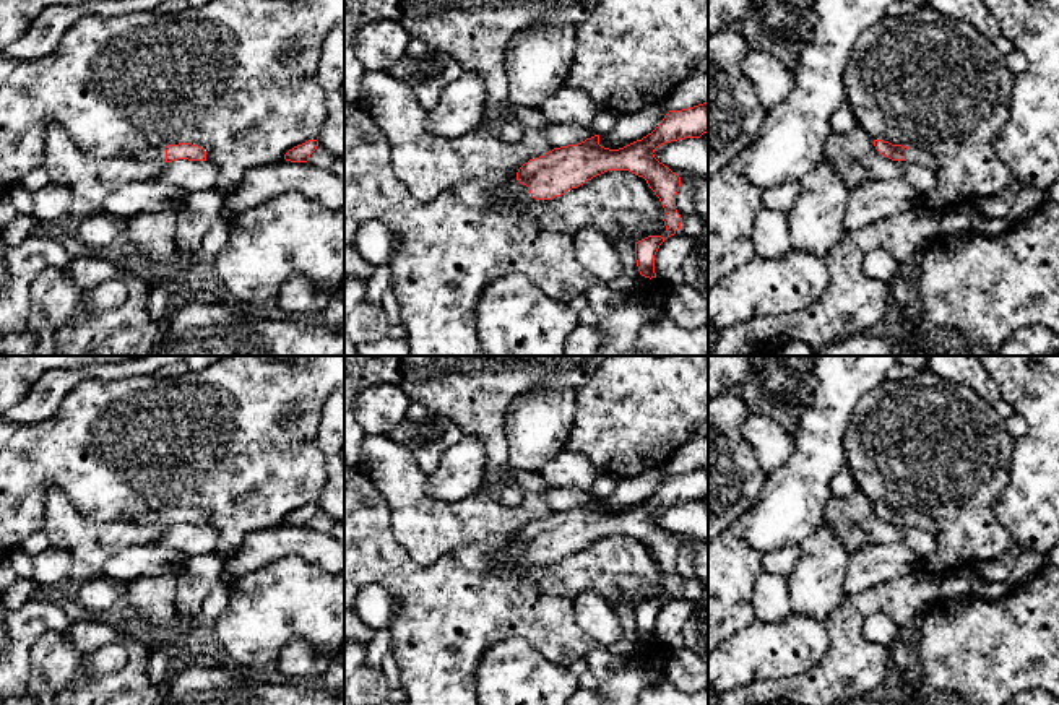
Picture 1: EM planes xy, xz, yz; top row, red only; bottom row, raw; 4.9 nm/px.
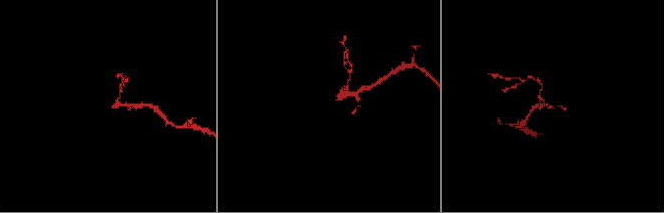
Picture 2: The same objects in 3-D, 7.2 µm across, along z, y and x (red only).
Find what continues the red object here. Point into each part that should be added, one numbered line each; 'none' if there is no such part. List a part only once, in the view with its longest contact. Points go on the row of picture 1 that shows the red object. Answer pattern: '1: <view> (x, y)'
1: xz (518, 192)

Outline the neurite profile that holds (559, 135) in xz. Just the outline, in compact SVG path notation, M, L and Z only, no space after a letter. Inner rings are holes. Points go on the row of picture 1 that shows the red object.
M549 123L546 127L546 138L554 148L577 145L585 141L586 138L594 136L593 128L583 128L580 125L565 125L565 123Z

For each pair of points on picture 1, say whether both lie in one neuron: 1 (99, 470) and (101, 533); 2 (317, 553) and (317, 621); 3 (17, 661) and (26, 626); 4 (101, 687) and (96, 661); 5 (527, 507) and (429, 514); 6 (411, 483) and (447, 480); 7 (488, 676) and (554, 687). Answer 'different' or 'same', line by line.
1: different
2: different
3: same
4: different
5: same
6: different
7: same

